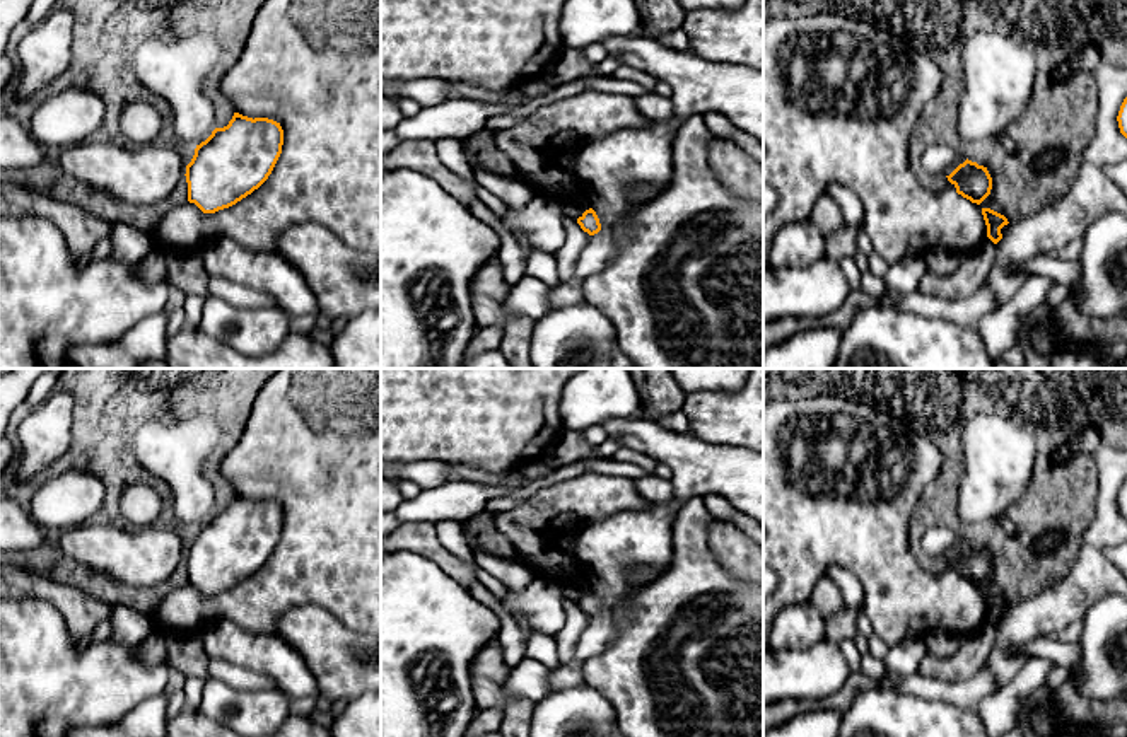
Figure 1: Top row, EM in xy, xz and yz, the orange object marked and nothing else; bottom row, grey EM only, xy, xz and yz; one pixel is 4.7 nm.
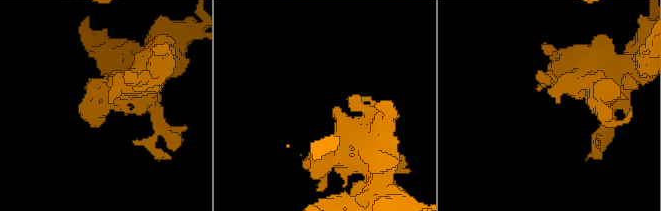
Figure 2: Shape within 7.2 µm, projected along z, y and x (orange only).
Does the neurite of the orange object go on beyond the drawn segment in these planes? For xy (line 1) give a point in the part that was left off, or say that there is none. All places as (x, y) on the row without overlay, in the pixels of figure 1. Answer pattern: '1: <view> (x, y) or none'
1: none

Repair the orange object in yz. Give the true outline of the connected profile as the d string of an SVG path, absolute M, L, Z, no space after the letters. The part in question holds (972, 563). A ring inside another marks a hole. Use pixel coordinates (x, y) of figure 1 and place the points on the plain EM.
M968 541L946 560L956 570L958 577L977 587L980 587L992 572L992 560L987 549Z

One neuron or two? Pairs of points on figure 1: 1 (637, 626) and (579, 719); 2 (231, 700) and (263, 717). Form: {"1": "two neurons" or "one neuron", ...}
{"1": "two neurons", "2": "one neuron"}

